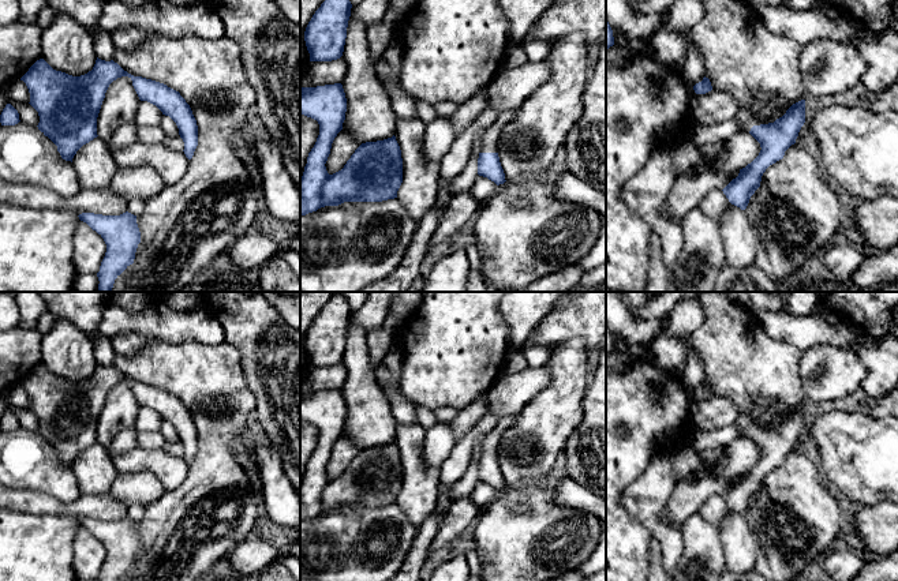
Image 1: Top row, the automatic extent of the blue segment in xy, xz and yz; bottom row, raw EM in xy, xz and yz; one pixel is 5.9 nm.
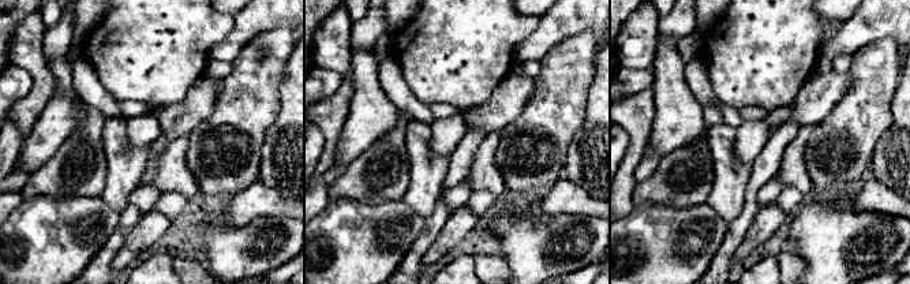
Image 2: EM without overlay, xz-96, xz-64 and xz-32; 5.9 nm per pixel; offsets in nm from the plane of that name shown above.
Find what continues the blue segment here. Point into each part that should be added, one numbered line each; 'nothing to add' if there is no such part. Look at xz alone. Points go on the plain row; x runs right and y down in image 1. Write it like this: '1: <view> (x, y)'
1: xz (489, 449)

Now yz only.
1: yz (745, 426)

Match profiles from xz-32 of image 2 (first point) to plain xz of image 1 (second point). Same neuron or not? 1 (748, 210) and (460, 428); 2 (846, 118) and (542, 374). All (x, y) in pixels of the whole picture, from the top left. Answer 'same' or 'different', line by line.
1: different
2: different

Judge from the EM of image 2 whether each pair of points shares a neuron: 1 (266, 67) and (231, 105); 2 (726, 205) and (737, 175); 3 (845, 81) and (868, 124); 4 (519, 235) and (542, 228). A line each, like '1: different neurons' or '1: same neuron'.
1: same neuron
2: same neuron
3: different neurons
4: same neuron

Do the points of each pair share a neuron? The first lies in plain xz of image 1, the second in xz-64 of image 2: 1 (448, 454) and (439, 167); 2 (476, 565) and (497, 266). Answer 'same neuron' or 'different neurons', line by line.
1: different neurons
2: same neuron

